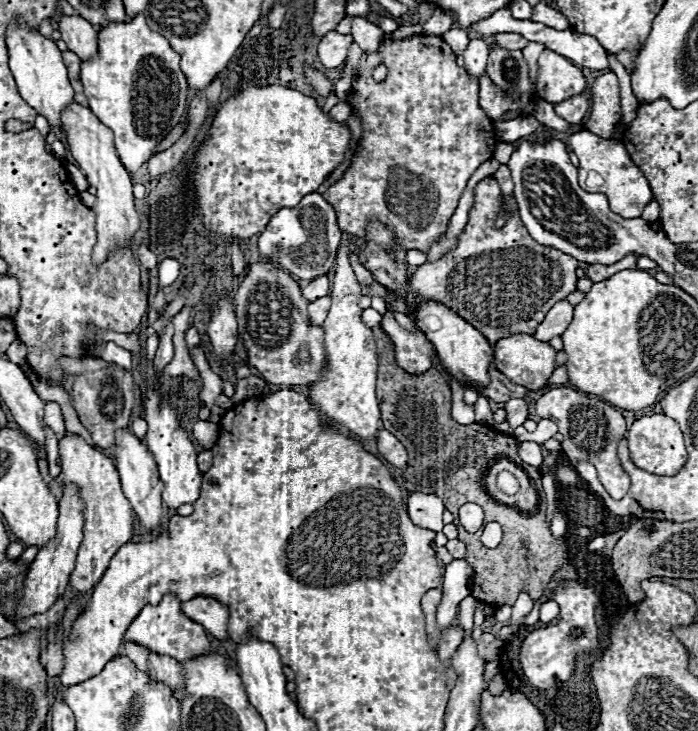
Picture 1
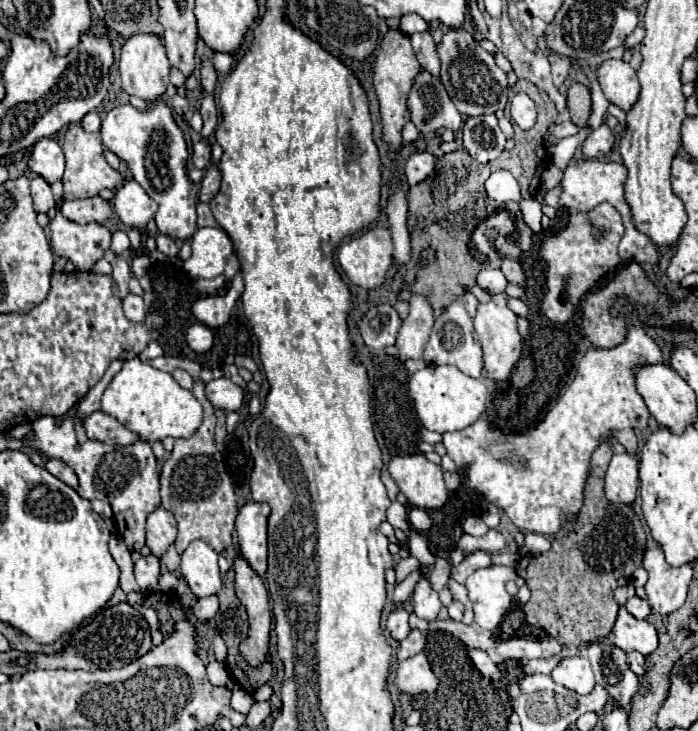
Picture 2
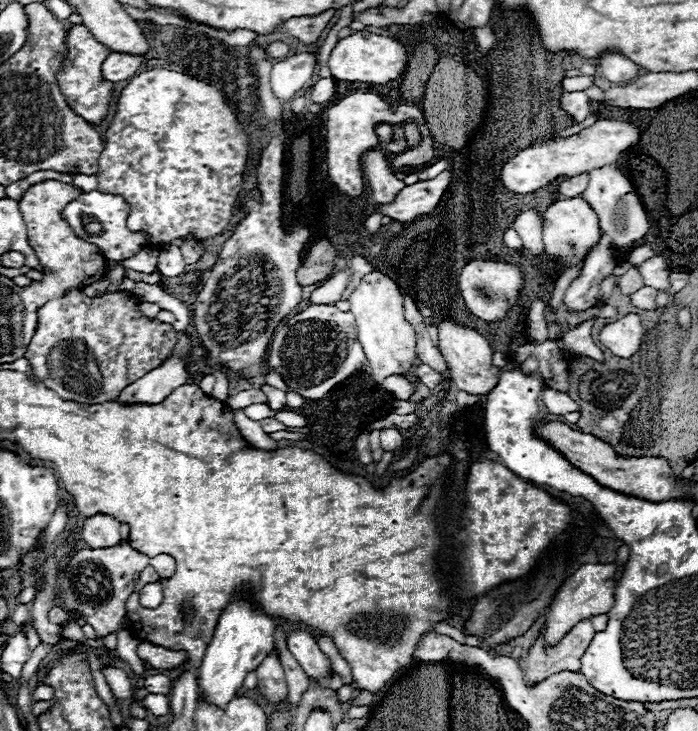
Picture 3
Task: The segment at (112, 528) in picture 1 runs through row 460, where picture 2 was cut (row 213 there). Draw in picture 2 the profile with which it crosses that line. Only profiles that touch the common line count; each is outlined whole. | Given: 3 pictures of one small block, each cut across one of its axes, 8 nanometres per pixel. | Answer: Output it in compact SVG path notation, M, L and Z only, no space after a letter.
M92 196L86 200L66 200L60 212L76 224L104 222L112 216L112 204L100 196Z

